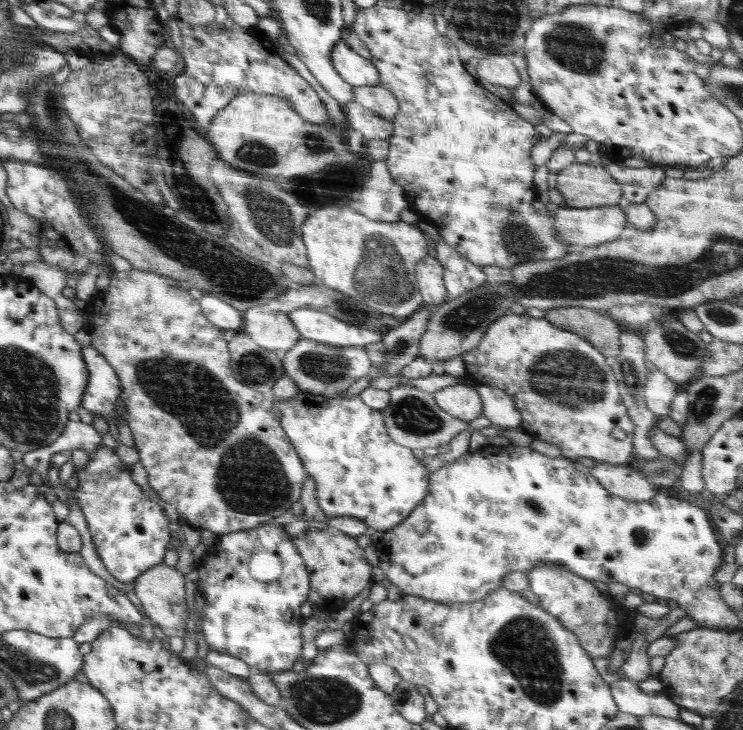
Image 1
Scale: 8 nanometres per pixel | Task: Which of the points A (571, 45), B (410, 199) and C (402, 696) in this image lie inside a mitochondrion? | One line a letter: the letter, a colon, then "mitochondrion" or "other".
A: mitochondrion
B: other
C: mitochondrion

